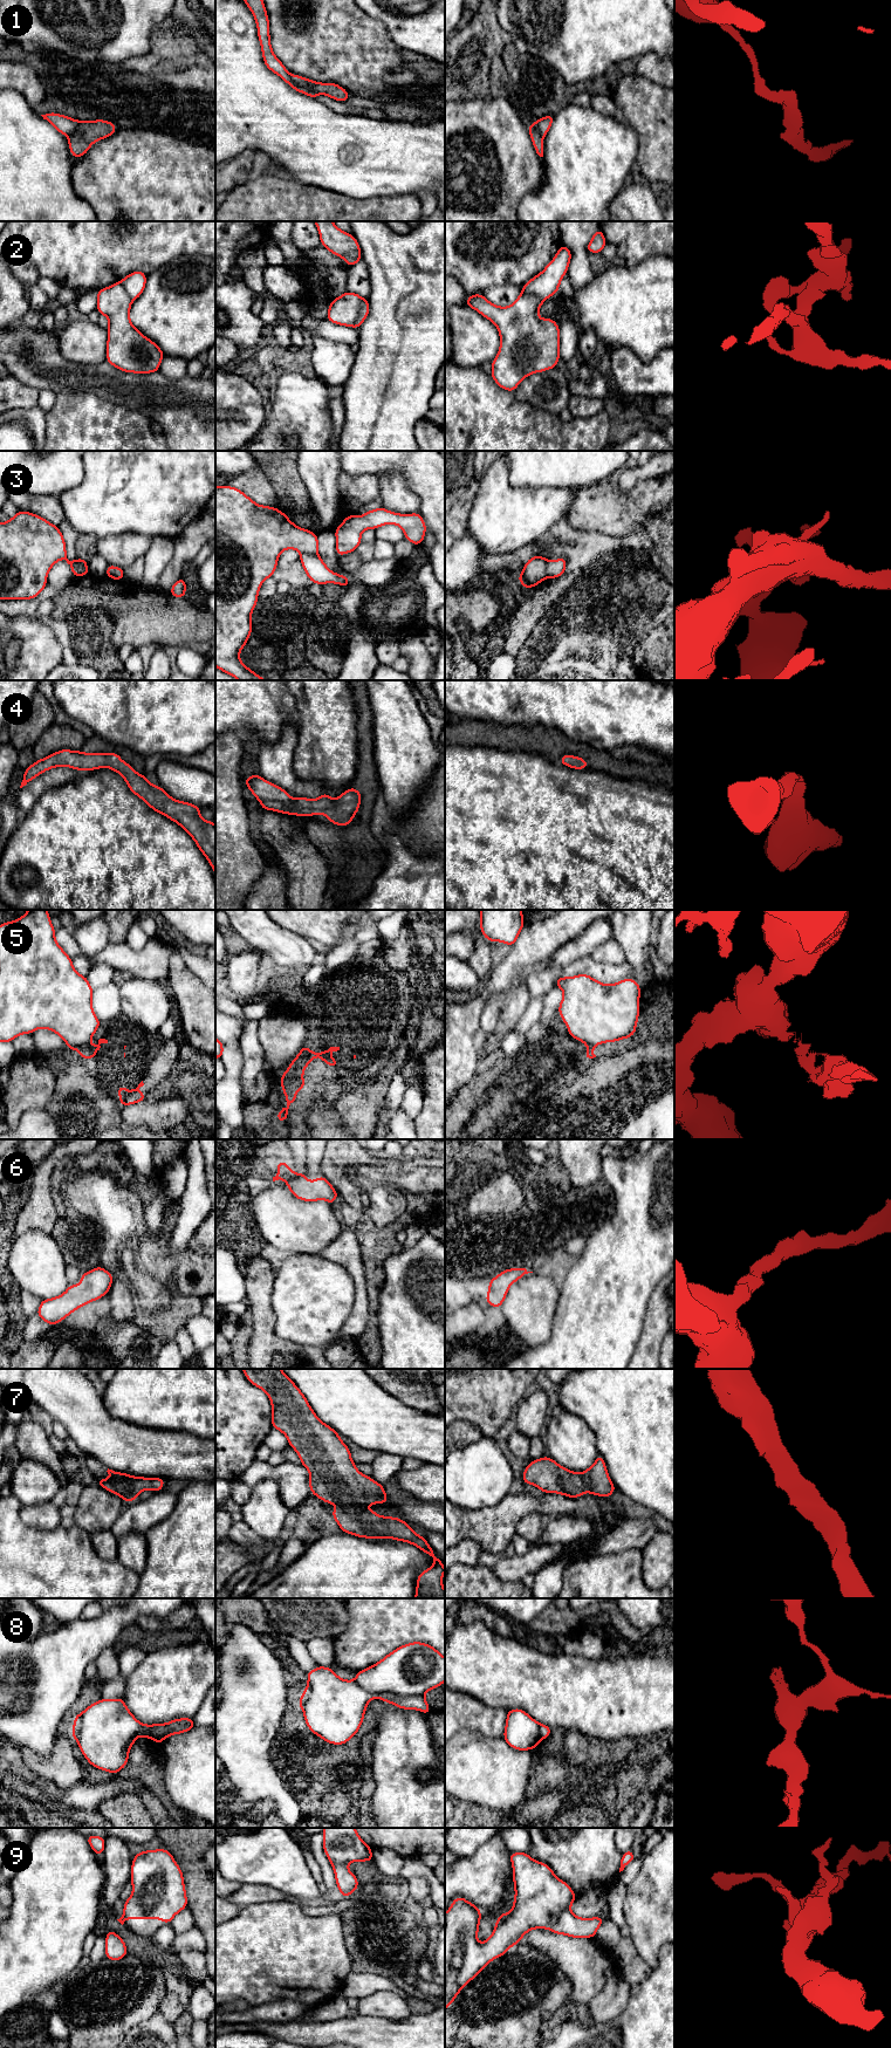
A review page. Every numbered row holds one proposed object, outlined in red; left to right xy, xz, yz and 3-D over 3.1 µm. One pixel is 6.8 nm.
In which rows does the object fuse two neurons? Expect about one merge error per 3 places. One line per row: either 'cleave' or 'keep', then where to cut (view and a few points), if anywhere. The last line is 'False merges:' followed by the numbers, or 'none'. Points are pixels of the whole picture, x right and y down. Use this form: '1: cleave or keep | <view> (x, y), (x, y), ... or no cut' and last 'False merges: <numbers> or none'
1: cleave | xz (290, 75), (295, 83), (317, 94)
2: cleave | xz (365, 300), (353, 326)
3: cleave | xz (316, 553), (301, 554)
4: keep | no cut
5: cleave | xy (87, 1043), (79, 1049)
6: keep | no cut
7: keep | no cut
8: cleave | xz (354, 1680), (365, 1690), (375, 1693), (423, 1696)
9: keep | no cut
False merges: 1, 2, 3, 5, 8

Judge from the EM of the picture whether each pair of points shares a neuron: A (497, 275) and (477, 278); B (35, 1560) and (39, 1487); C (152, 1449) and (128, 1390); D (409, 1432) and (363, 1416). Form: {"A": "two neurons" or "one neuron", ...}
{"A": "one neuron", "B": "two neurons", "C": "two neurons", "D": "one neuron"}

